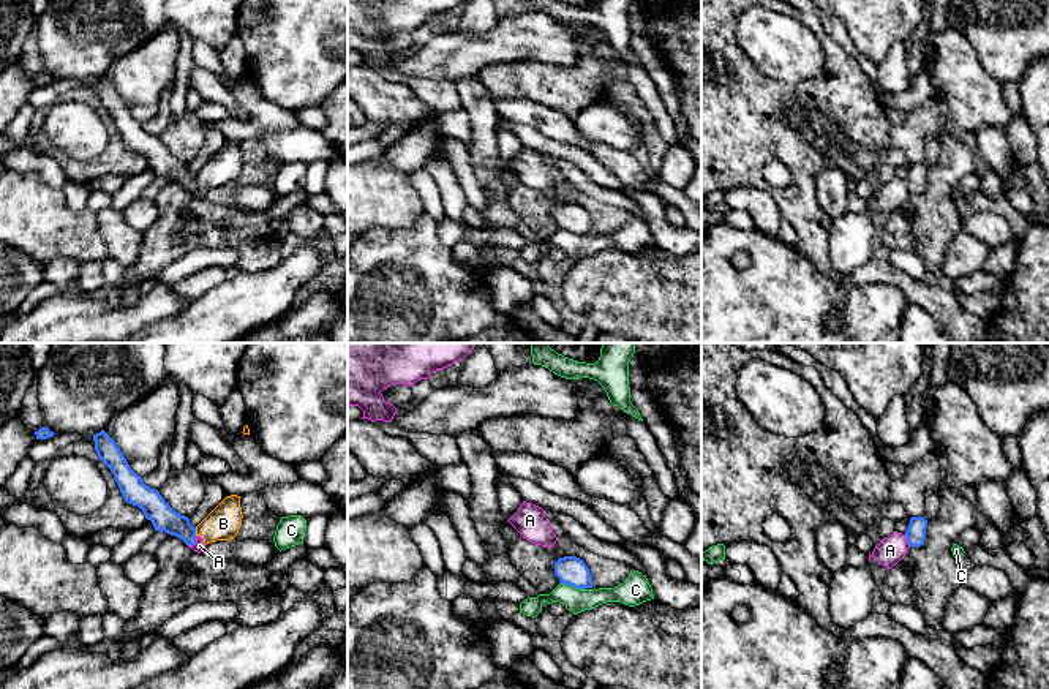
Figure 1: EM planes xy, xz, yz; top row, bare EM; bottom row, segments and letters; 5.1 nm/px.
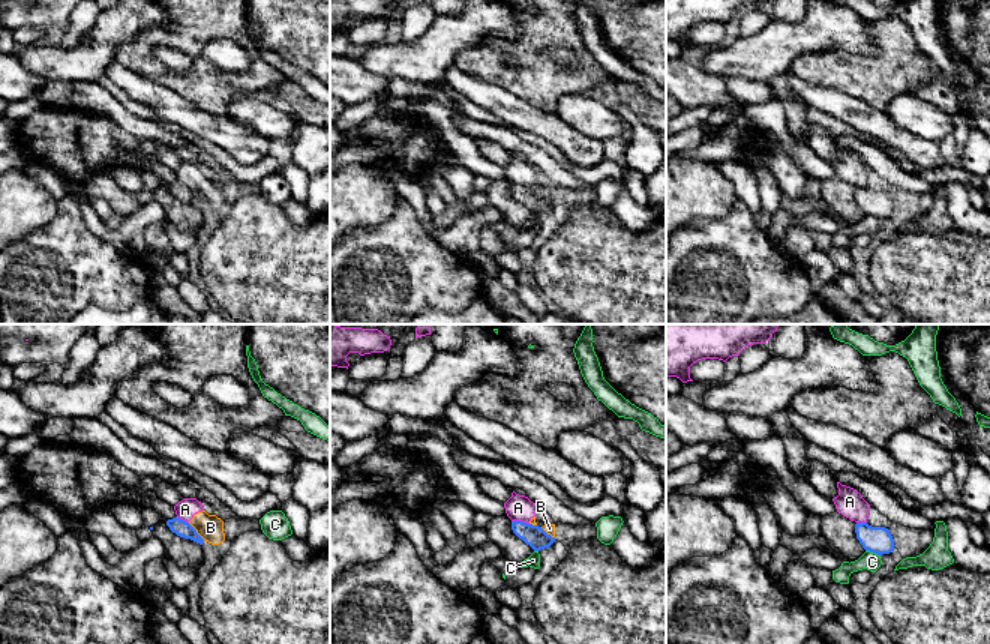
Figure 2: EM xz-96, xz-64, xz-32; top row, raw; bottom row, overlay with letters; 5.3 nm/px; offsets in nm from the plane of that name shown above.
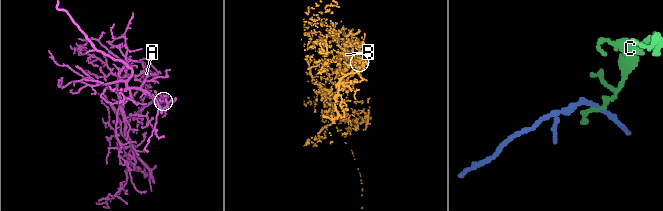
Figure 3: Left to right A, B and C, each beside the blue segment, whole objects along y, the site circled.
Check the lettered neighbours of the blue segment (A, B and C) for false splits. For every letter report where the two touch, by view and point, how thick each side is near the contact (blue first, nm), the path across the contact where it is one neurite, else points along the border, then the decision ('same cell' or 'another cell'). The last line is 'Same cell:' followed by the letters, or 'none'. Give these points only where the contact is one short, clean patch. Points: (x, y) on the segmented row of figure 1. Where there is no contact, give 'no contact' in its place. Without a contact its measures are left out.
A: xy (195, 542) | 140/60 nm | along xy (196, 536), (196, 541), (188, 545) | another cell
B: xy (195, 531) | 140/170 nm | along xy (195, 528), (196, 534) | another cell
C: xz (574, 587) | 150/120 nm | along xz (561, 582), (585, 590) | another cell
Same cell: none

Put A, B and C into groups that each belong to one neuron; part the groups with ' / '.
A B / C

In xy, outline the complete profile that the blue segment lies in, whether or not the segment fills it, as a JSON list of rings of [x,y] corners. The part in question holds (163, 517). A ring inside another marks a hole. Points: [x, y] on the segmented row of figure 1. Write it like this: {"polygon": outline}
{"polygon": [[[104,431],[93,435],[98,458],[111,469],[123,499],[137,506],[155,531],[164,531],[182,539],[186,545],[196,544],[196,528],[190,518],[175,512],[158,490],[144,484],[128,465],[117,442]]]}

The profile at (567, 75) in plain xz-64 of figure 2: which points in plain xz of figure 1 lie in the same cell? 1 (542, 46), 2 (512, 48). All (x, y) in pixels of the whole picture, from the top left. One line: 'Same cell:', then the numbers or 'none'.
Same cell: none

